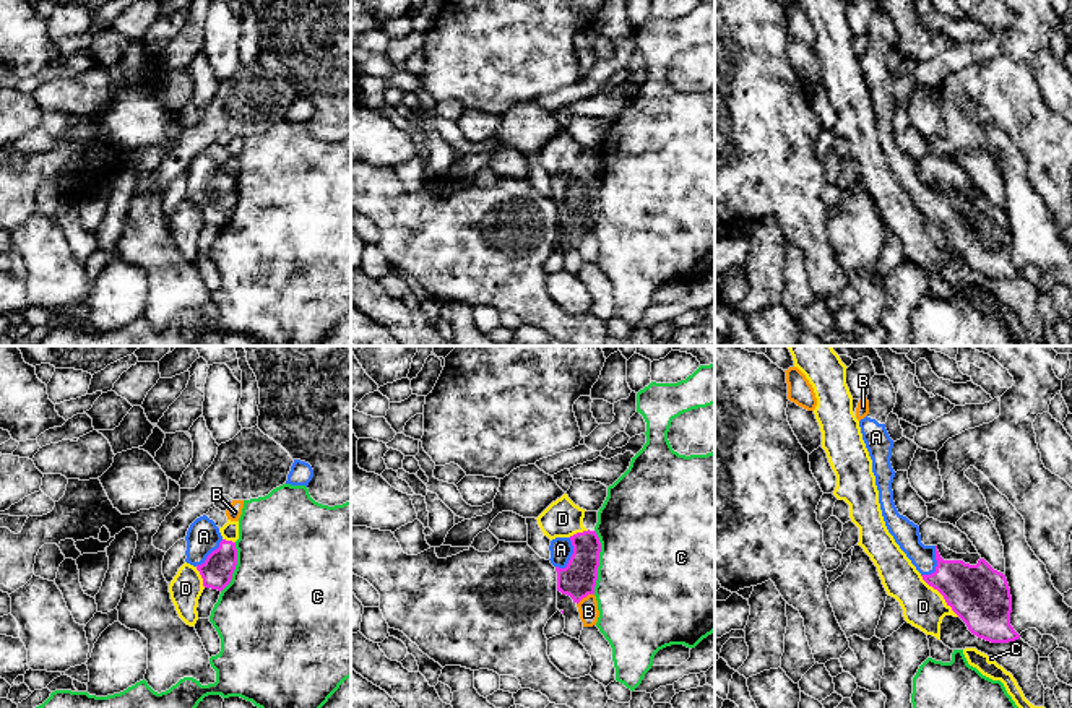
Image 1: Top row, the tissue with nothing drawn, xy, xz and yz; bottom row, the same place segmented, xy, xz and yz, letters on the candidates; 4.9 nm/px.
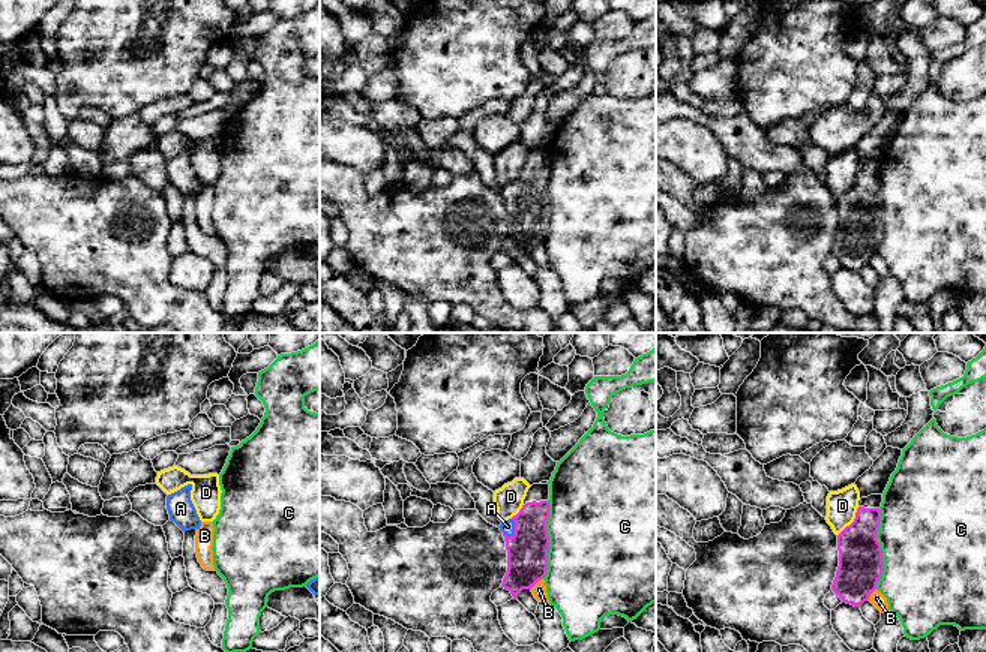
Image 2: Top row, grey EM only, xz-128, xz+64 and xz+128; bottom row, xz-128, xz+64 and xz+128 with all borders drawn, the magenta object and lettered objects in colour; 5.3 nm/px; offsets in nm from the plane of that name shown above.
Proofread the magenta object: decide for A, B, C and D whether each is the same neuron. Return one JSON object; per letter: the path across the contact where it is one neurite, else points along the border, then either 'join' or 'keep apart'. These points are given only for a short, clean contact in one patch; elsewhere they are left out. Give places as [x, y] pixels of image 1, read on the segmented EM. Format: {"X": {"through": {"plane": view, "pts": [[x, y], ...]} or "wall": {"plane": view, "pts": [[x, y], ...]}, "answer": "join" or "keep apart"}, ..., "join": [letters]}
{"A": {"through": {"plane": "xz", "pts": [[577, 580], [572, 556], [561, 549]]}, "answer": "join"}, "B": {"wall": {"plane": "xz", "pts": [[593, 593], [588, 593], [577, 604]]}, "answer": "keep apart"}, "C": {"answer": "keep apart"}, "D": {"answer": "keep apart"}, "join": ["A"]}

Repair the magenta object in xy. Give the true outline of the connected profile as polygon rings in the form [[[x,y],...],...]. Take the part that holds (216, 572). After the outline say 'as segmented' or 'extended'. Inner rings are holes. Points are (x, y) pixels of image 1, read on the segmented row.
[[[206,515],[190,525],[185,541],[185,562],[200,572],[203,586],[223,591],[237,565],[236,542],[226,541]]] | extended

